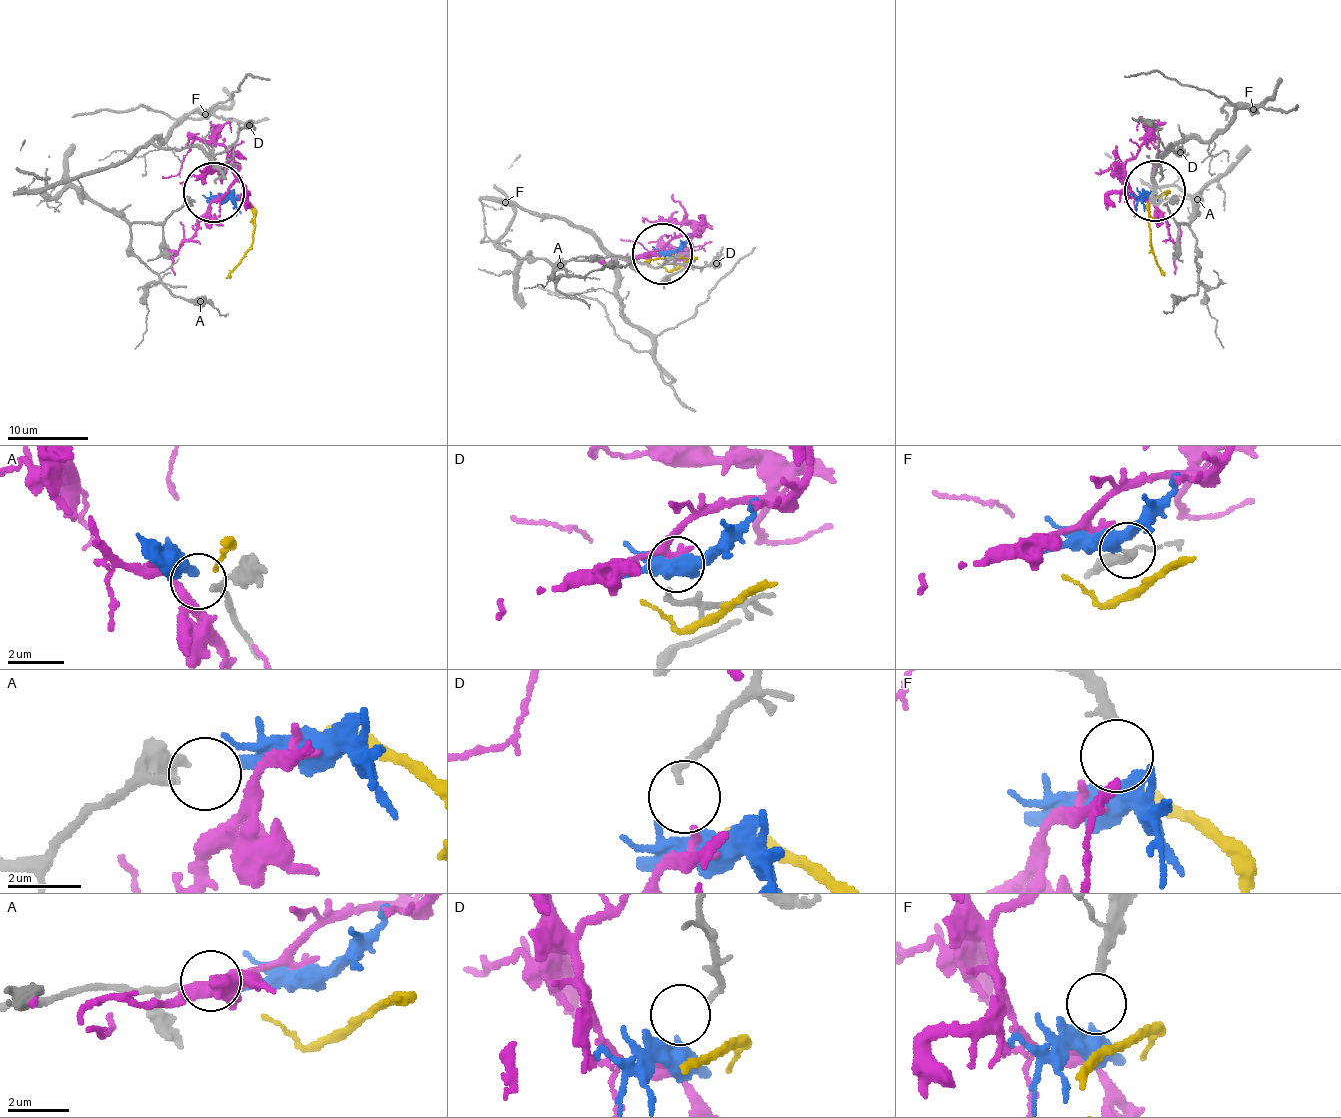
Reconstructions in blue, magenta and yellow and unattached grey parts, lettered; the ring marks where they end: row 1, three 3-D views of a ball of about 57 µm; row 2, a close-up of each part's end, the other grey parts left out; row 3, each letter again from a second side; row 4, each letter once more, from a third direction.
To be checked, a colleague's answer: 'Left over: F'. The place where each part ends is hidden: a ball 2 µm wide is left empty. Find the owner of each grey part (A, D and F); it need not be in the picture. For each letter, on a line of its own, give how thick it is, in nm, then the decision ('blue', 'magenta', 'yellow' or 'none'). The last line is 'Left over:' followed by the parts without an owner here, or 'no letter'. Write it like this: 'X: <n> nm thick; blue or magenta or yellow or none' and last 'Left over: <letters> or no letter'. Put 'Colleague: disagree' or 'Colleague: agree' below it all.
A: 150 nm thick; blue
D: 200 nm thick; magenta
F: 300 nm thick; none
Left over: F
Colleague: agree

